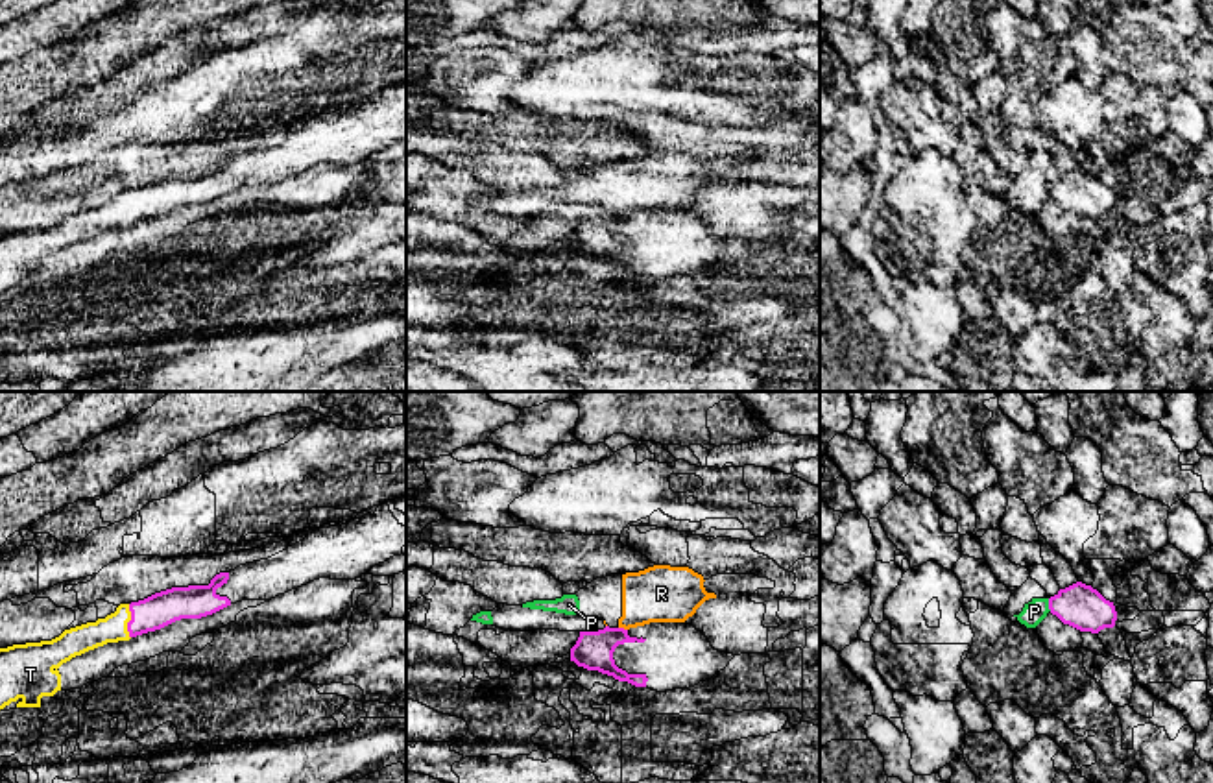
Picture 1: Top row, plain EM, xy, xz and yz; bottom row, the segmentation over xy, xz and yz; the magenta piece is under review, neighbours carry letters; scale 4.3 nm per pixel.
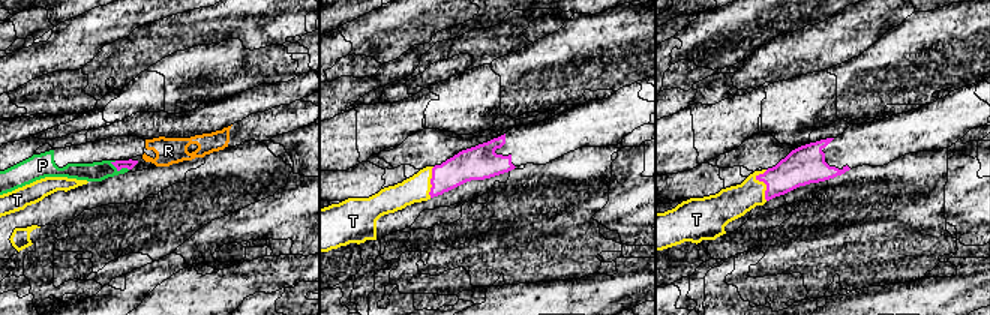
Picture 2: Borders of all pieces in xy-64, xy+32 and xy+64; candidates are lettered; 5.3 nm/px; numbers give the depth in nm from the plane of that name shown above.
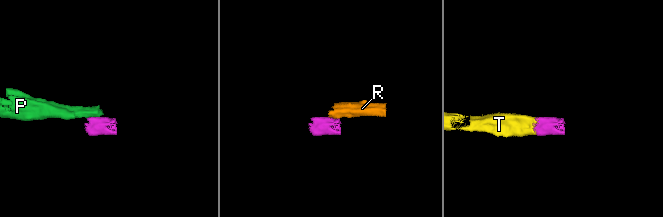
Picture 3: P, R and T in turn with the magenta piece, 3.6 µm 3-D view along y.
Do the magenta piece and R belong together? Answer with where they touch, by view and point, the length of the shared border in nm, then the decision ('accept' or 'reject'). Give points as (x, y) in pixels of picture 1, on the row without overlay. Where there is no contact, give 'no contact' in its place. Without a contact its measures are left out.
xz (623, 215) | 40 nm | reject

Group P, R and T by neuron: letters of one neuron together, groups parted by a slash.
P R / T

